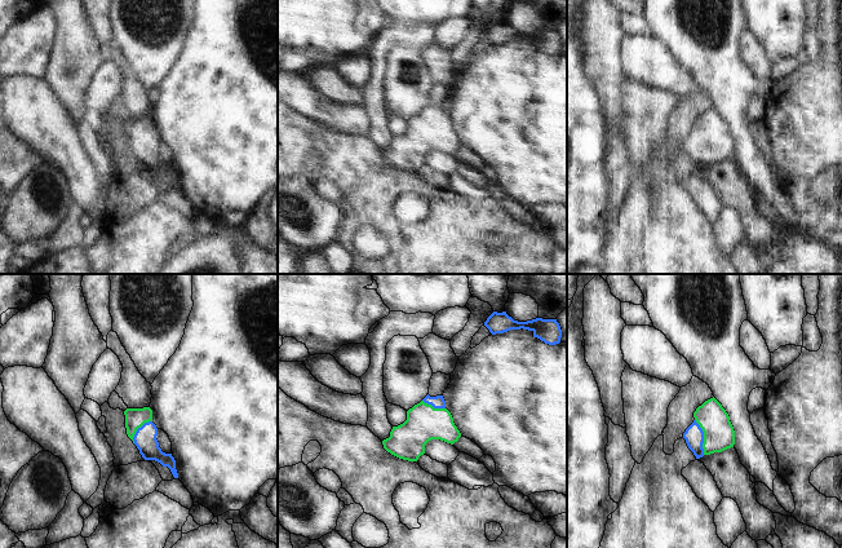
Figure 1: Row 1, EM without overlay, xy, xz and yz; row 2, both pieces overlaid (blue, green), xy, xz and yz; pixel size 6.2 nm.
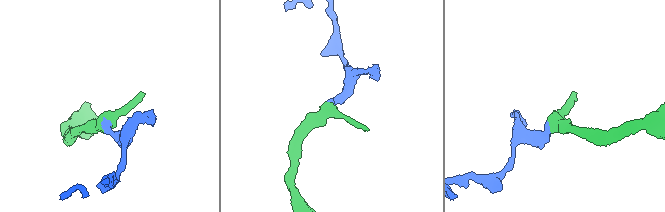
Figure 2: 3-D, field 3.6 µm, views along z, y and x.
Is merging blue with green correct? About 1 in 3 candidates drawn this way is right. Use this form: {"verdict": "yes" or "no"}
{"verdict": "yes"}

